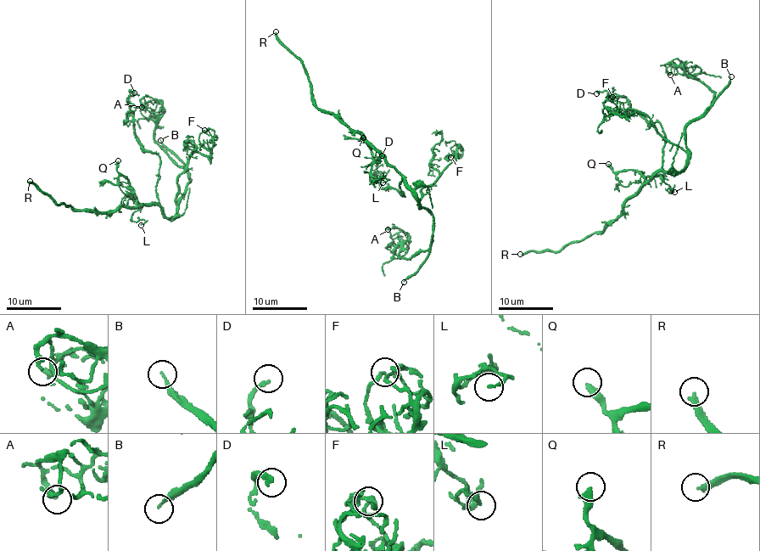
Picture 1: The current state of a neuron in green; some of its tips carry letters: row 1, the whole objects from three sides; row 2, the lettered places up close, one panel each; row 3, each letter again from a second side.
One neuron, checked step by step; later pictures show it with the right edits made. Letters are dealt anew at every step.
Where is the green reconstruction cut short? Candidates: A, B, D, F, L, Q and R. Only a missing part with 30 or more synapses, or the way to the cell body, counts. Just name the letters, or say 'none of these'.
B, R

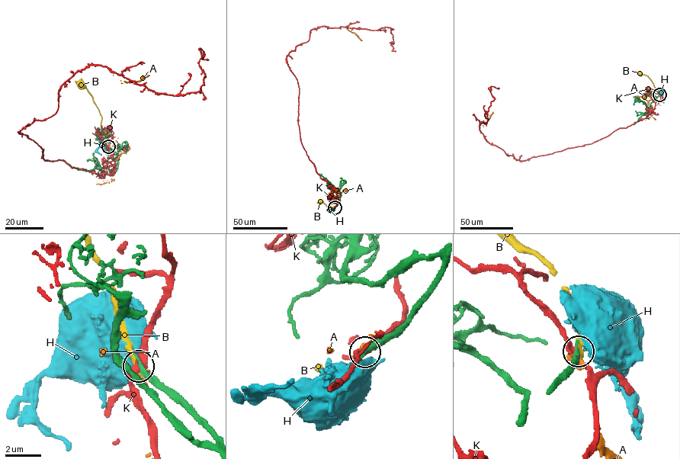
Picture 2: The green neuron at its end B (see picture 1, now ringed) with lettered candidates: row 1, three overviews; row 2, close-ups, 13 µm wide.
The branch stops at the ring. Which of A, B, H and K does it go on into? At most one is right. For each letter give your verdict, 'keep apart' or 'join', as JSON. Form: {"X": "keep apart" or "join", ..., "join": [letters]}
{"A": "keep apart", "B": "join", "H": "keep apart", "K": "keep apart", "join": ["B"]}

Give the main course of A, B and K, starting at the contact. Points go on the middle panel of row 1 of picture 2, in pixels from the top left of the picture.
A: (335, 207), (360, 40), (333, 208)
B: (335, 207), (331, 208), (320, 200)
K: (335, 207), (337, 194), (302, 143), (299, 88), (286, 57), (324, 26), (389, 27), (396, 51)

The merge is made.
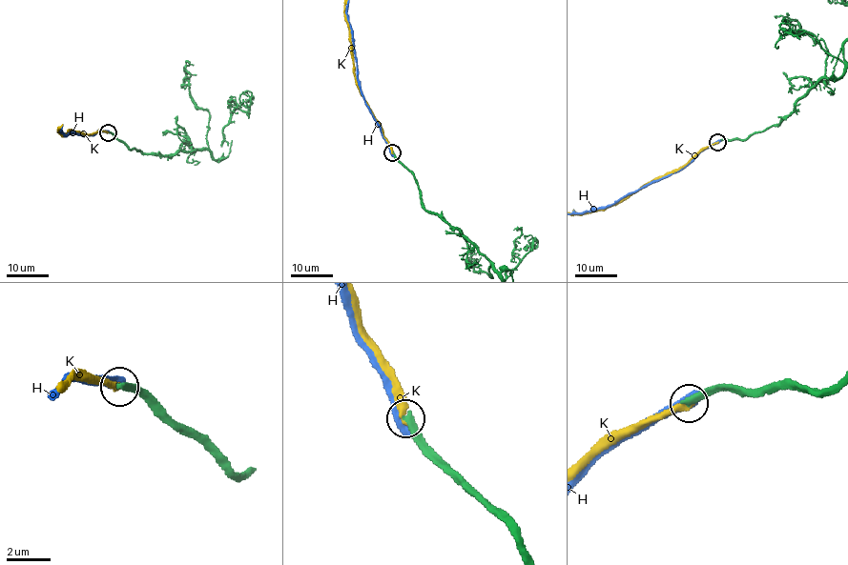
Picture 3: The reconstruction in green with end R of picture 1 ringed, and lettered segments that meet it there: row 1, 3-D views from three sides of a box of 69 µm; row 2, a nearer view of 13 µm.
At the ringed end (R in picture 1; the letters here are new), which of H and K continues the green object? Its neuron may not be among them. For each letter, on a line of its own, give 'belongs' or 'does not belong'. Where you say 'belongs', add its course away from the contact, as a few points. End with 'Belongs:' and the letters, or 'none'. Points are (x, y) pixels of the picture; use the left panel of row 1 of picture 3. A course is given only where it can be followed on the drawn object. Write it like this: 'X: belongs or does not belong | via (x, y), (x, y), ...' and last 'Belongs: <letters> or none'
H: does not belong
K: belongs
Belongs: K

